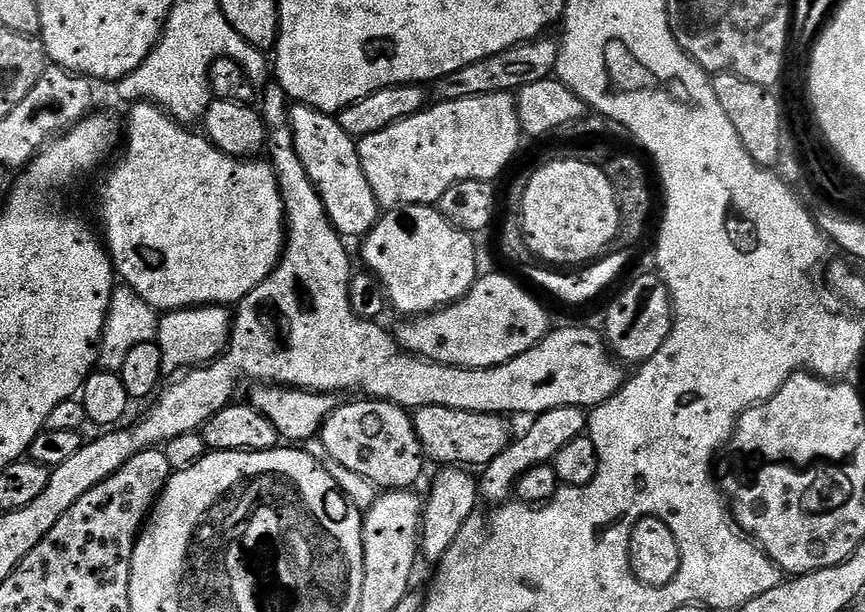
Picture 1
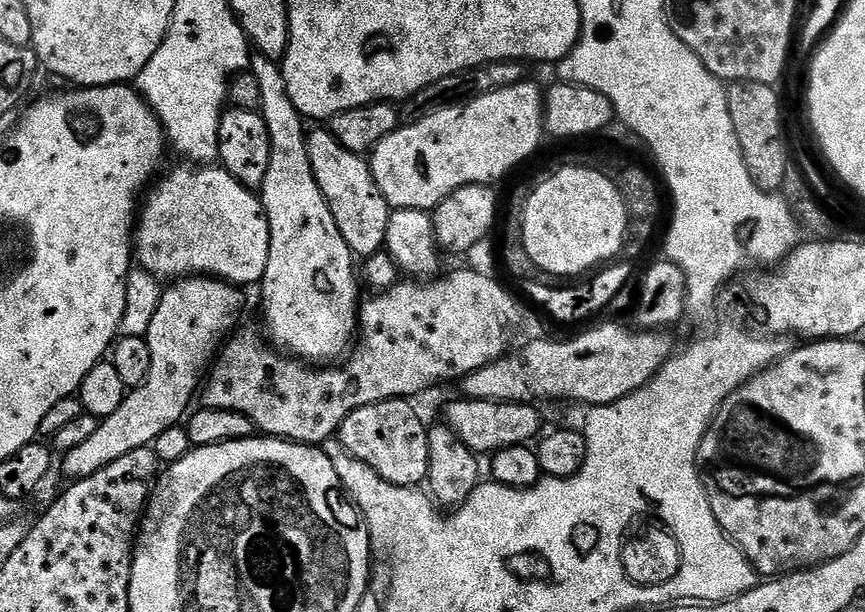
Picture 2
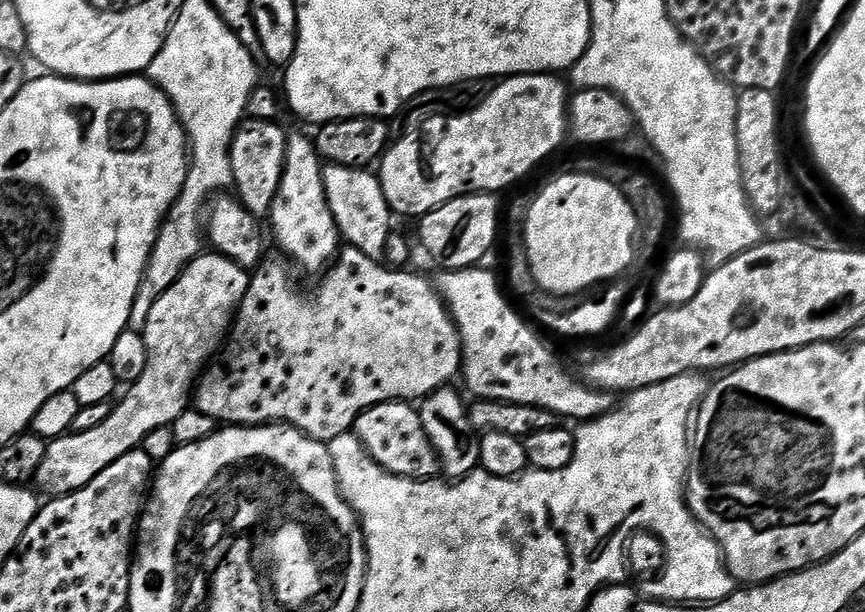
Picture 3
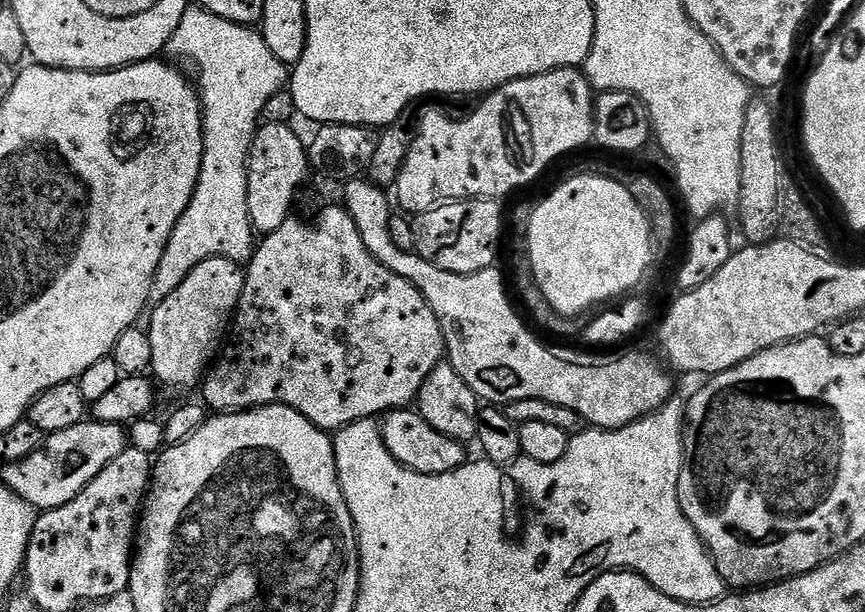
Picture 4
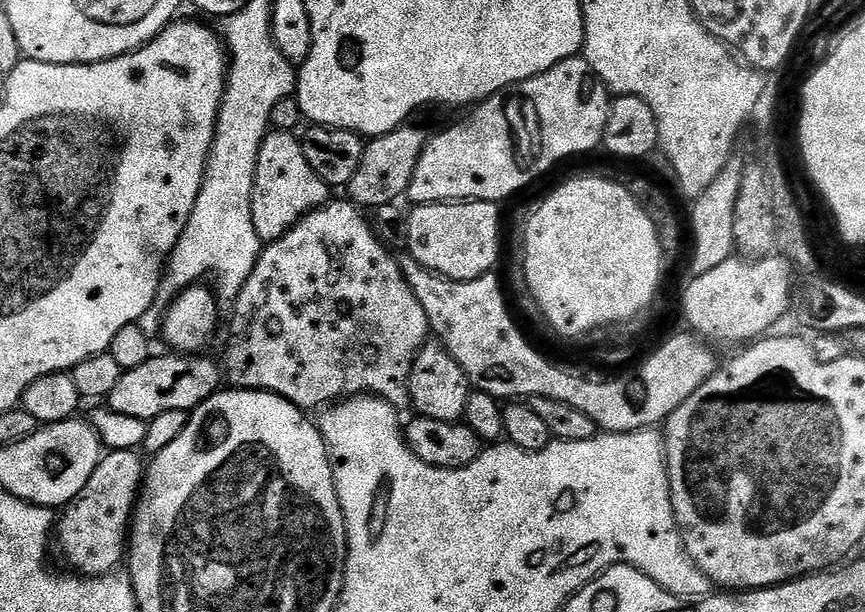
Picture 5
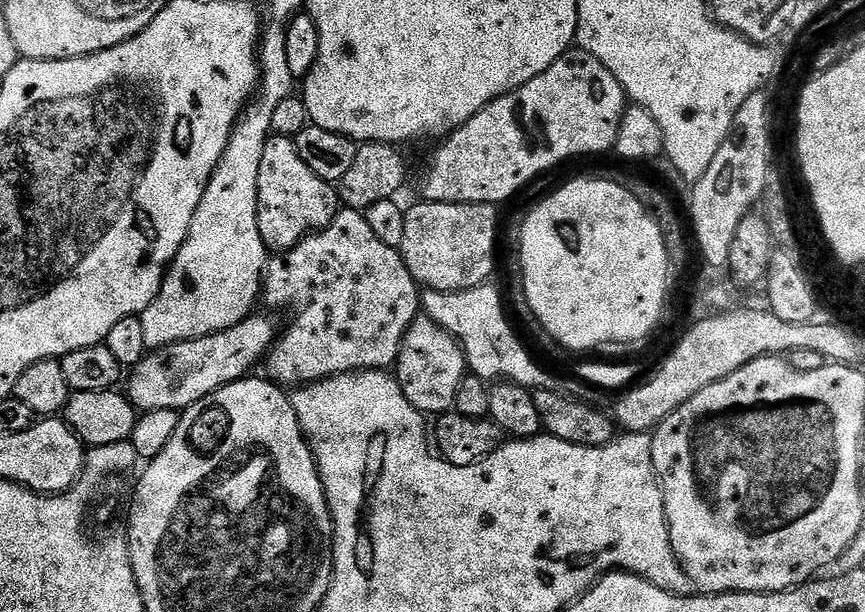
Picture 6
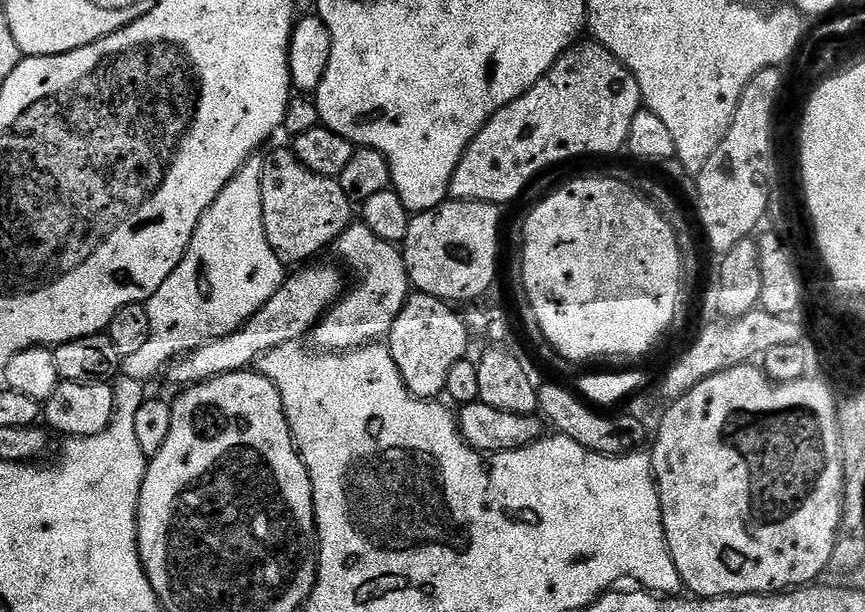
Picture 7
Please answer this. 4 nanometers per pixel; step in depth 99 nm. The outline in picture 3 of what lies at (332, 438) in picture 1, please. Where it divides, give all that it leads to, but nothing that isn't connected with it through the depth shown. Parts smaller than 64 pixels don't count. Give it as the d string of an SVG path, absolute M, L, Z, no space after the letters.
M411 403L379 404L366 410L356 420L354 429L362 446L390 474L411 480L431 480L441 475L440 459L422 426L419 411Z

